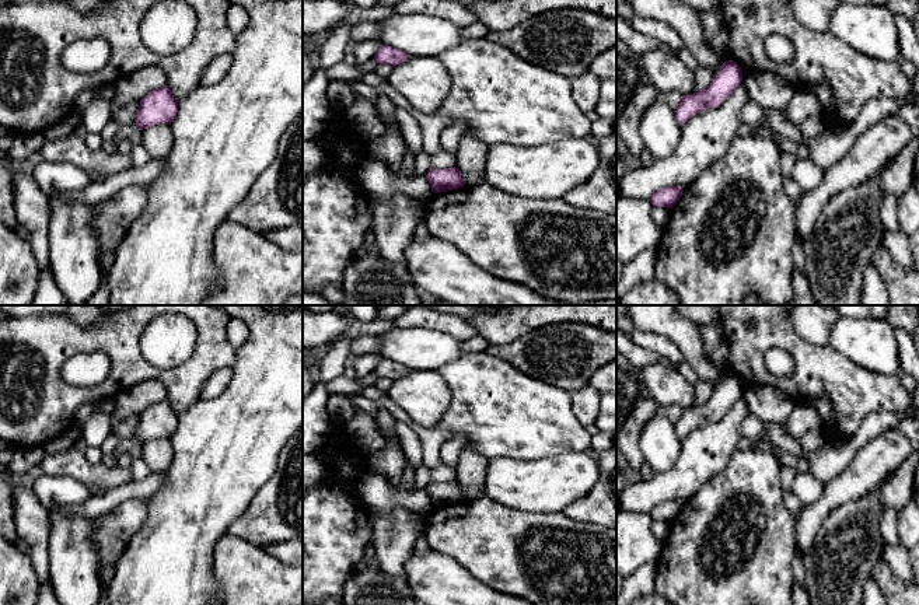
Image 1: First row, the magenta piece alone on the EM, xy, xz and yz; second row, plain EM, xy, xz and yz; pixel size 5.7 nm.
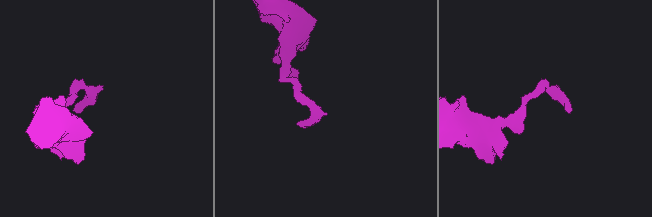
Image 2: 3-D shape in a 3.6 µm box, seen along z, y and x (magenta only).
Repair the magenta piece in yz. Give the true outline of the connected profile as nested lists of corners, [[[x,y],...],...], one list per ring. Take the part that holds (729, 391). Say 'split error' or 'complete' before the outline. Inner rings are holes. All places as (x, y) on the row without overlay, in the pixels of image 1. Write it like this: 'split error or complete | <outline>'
complete | [[[733,374],[724,375],[714,387],[712,396],[699,406],[684,409],[674,424],[682,440],[700,424],[717,422],[742,395],[742,385]]]

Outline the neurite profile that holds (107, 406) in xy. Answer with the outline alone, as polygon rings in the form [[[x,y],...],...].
[[[116,398],[98,399],[83,403],[74,413],[73,422],[81,424],[94,413],[105,413],[112,416],[116,408]]]

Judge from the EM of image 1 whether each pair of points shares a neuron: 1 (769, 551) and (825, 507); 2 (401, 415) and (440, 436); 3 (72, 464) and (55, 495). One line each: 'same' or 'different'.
1: different
2: same
3: different

